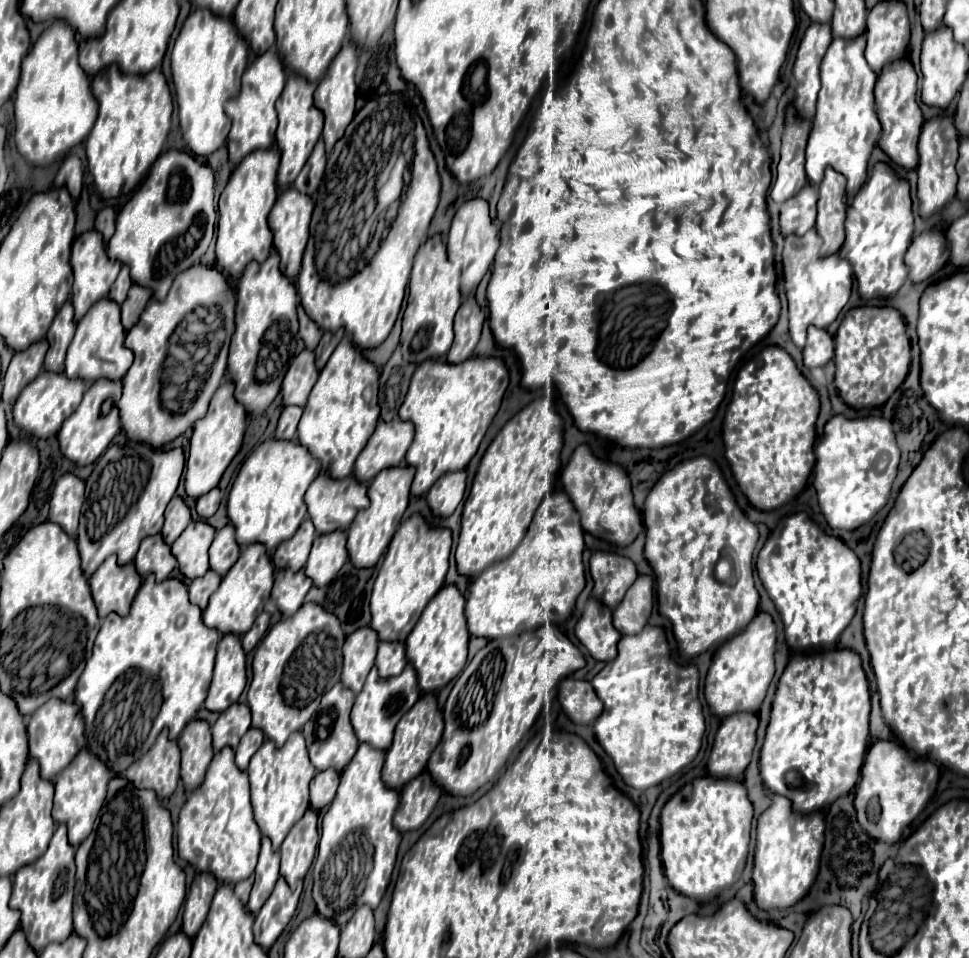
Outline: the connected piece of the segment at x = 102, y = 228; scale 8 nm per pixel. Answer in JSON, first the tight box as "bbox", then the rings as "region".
{"bbox":[94,206,116,242],"region":[[[110,206],[102,208],[102,210],[98,212],[98,216],[96,216],[94,228],[104,236],[104,242],[108,242],[108,238],[114,234],[114,218],[116,218],[116,212],[114,212],[114,208],[110,208]]]}

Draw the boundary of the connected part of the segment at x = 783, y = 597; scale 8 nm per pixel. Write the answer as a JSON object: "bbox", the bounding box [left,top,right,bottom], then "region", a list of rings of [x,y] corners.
{"bbox":[756,512,862,650],"region":[[[796,512],[772,530],[758,554],[756,568],[780,612],[786,642],[792,650],[832,648],[838,644],[840,632],[850,624],[862,594],[860,560],[846,542],[826,534],[804,512]]]}

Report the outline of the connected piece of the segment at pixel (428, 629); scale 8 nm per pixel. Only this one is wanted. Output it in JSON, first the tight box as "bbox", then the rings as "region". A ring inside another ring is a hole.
{"bbox":[406,584,468,692],"region":[[[444,584],[438,594],[428,602],[426,610],[418,618],[414,630],[406,638],[406,658],[418,674],[418,684],[424,692],[436,692],[446,686],[454,676],[462,672],[468,656],[468,628],[464,616],[464,596],[456,584]]]}

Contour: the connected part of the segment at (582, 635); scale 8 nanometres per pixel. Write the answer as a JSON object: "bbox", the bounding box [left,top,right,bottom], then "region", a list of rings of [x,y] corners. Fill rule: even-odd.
{"bbox":[576,596,620,660],"region":[[[590,596],[584,606],[584,614],[576,624],[576,636],[596,660],[614,660],[616,644],[620,640],[618,630],[612,624],[612,610],[602,604],[600,598]]]}

